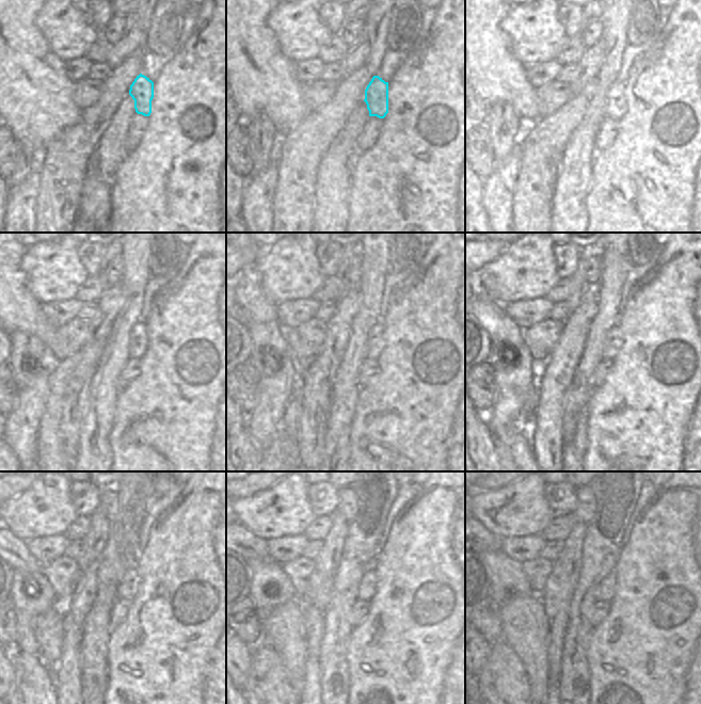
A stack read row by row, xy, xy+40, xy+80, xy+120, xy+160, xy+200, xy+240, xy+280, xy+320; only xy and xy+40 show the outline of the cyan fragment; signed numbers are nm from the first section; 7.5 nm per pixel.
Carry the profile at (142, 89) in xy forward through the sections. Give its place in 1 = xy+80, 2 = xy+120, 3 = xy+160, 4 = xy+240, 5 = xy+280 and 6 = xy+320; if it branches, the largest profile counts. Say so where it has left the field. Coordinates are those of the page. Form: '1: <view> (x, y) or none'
1: xy+80 (616, 105)
2: xy+120 (138, 347)
3: xy+160 (376, 338)
4: xy+240 (129, 584)
5: xy+280 (367, 588)
6: xy+320 (605, 591)

